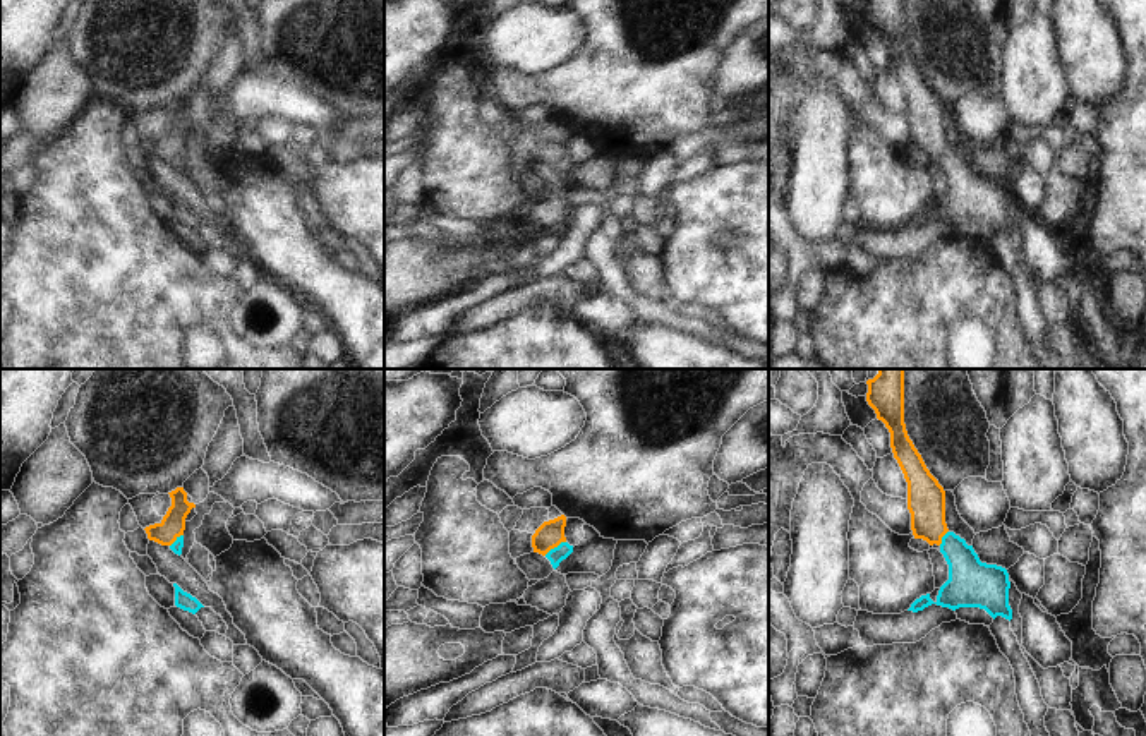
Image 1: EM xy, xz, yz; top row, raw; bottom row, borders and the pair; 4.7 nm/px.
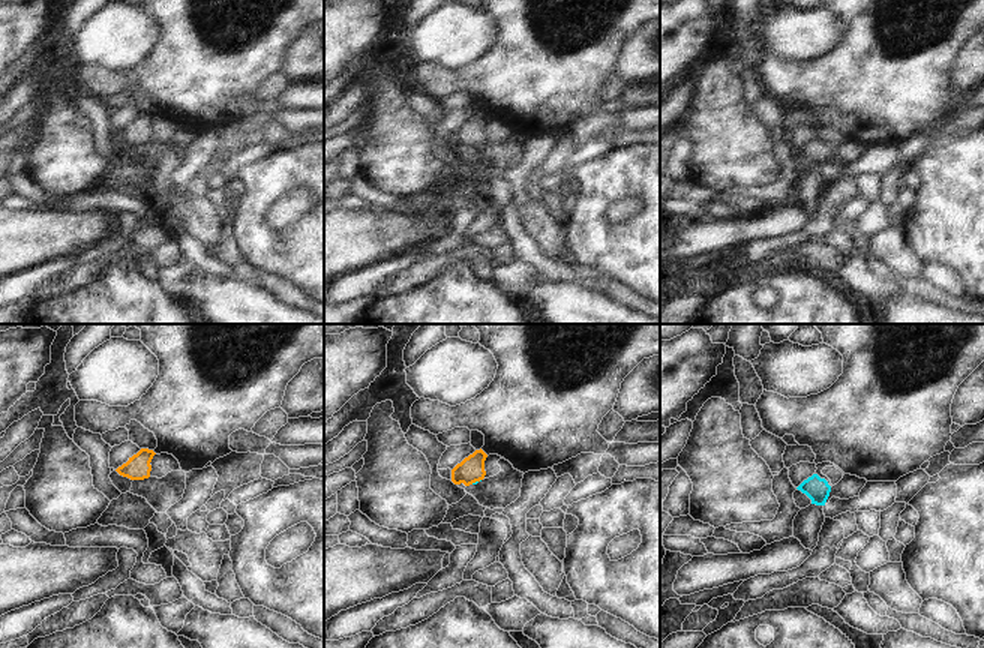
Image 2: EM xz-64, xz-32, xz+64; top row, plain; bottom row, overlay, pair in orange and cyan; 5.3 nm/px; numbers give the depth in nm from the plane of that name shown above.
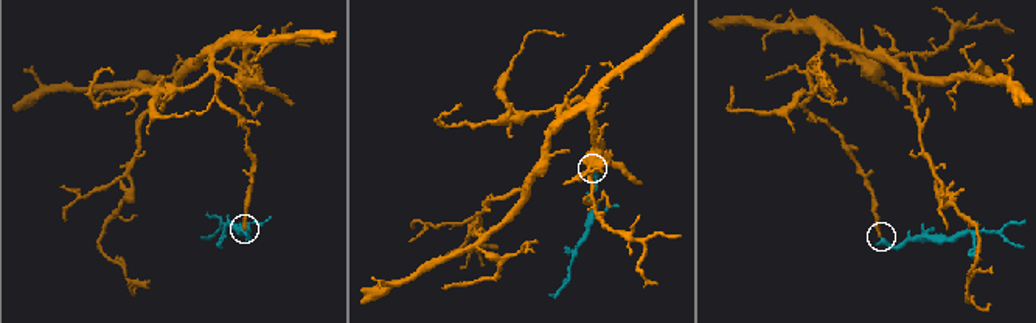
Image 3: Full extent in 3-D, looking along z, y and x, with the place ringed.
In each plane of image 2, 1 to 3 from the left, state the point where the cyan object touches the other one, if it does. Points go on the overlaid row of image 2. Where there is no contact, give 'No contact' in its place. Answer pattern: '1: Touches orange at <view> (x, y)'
1: No contact
2: Touches orange at xz-32 (476, 480)
3: No contact

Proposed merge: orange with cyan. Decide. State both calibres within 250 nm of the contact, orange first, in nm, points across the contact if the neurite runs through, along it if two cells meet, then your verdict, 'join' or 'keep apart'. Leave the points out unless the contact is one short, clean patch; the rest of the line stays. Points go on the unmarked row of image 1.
120/70 nm | across xz (549, 150), (554, 162), (560, 168) | join

